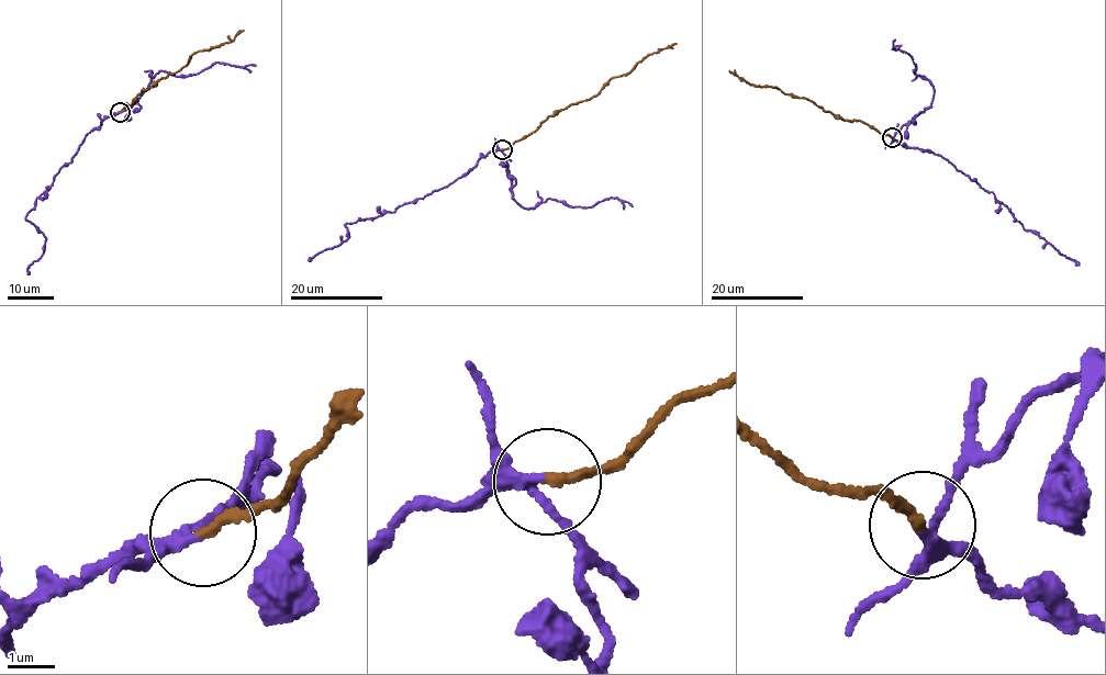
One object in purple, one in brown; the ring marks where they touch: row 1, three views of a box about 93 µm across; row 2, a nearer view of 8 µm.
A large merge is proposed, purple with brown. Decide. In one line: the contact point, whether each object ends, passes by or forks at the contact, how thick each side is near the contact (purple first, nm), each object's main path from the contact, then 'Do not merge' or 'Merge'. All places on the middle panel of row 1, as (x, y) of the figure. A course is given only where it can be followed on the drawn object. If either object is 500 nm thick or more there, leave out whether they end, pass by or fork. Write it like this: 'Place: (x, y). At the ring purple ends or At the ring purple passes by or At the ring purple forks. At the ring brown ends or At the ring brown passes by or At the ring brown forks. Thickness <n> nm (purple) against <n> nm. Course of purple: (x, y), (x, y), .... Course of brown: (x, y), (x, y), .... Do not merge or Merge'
Place: (502, 149). At the ring purple forks. At the ring brown ends. Thickness 160 nm (purple) against 220 nm. Course of purple: (502, 149), (483, 156), (453, 181), (392, 212), (348, 223), (348, 239), (308, 260). Course of brown: (502, 149), (529, 135), (556, 113), (591, 99), (613, 77), (628, 74), (647, 56), (677, 43). Do not merge

